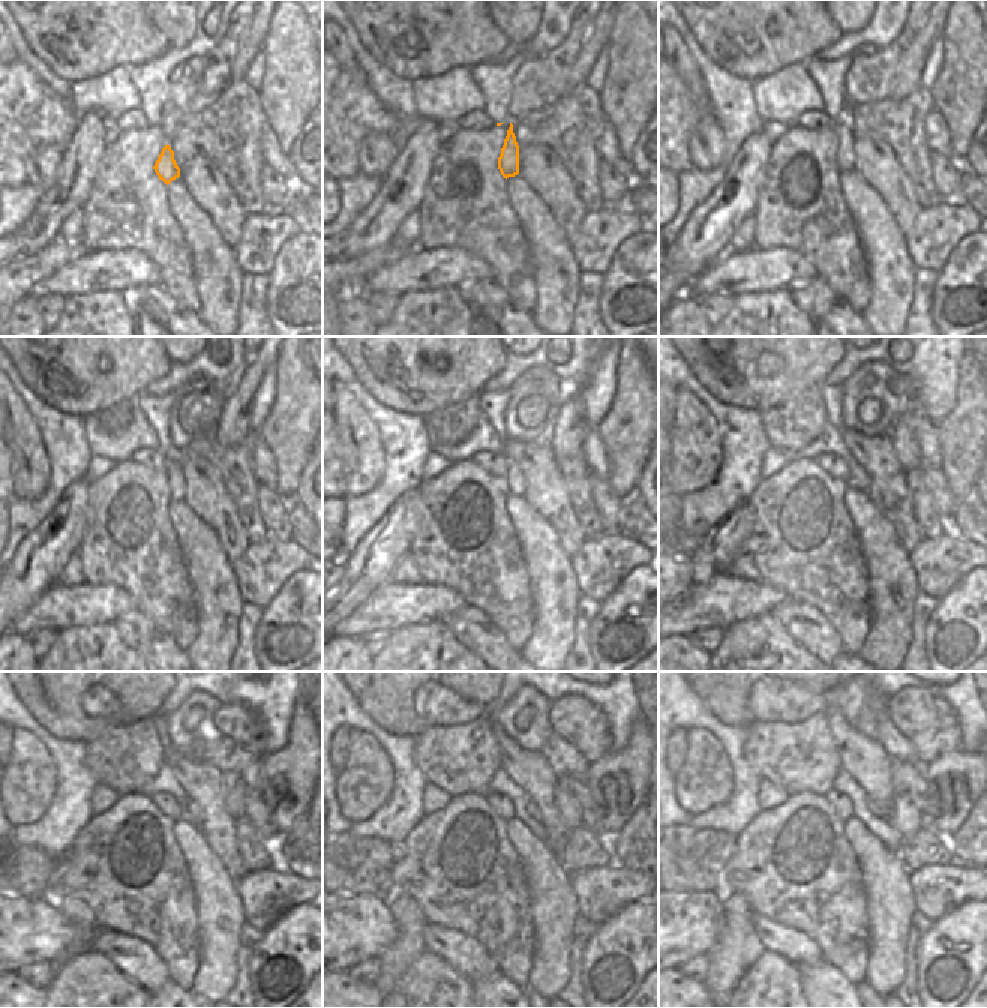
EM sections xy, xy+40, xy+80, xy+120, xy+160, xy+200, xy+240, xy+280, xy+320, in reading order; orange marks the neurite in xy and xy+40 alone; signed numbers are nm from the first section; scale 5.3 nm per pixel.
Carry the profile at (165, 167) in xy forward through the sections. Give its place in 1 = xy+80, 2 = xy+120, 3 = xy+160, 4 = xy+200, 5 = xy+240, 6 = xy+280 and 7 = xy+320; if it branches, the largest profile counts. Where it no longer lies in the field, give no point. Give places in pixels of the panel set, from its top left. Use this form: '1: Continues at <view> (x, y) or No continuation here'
1: Continues at xy+80 (846, 150)
2: Continues at xy+120 (174, 471)
3: Continues at xy+160 (515, 480)
4: Continues at xy+200 (857, 479)
5: Continues at xy+240 (191, 812)
6: Continues at xy+280 (531, 809)
7: Continues at xy+320 (882, 809)

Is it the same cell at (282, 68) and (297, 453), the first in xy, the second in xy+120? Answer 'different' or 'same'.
same

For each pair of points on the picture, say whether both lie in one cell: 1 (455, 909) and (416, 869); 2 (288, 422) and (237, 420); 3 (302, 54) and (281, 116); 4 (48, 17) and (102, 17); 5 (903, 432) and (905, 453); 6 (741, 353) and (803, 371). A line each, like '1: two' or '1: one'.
1: one
2: two
3: one
4: one
5: one
6: one

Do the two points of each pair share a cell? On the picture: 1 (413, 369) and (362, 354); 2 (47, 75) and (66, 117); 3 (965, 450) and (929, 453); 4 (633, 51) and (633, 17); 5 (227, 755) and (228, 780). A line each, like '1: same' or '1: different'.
1: same
2: different
3: different
4: same
5: different

